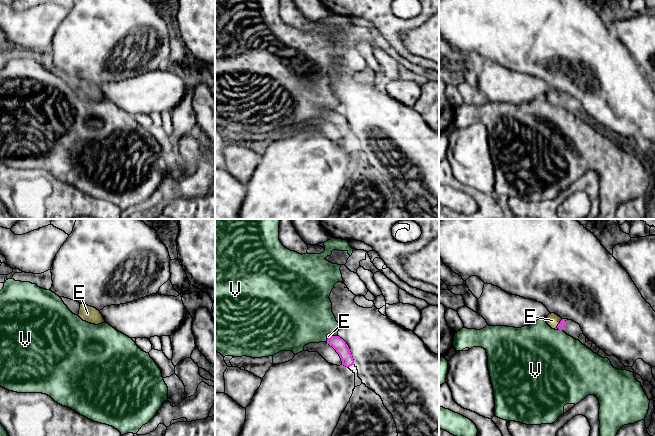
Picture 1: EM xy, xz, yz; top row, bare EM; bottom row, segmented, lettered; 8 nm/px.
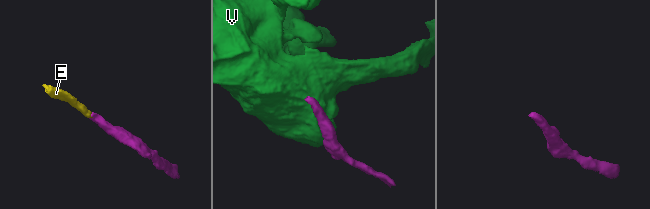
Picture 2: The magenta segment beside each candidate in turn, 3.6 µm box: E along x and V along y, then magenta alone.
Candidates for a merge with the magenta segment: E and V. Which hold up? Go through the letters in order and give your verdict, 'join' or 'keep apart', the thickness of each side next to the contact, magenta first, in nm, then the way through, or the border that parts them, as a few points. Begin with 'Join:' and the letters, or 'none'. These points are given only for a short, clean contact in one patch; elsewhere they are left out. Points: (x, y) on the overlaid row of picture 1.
Join: E
E: join | 60/100 nm | across yz (561, 325), (558, 324), (552, 320)
V: keep apart | 100/380 nm

